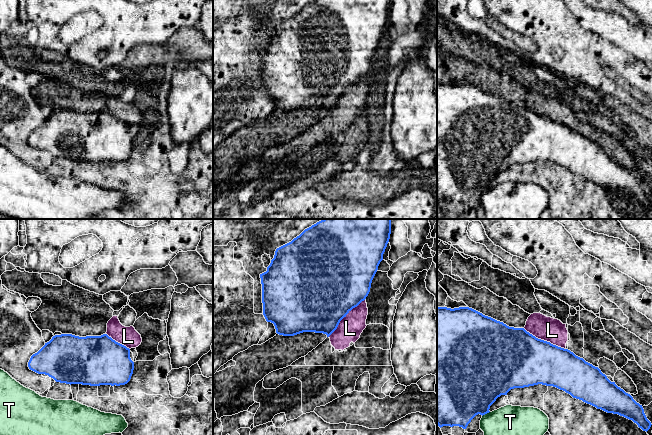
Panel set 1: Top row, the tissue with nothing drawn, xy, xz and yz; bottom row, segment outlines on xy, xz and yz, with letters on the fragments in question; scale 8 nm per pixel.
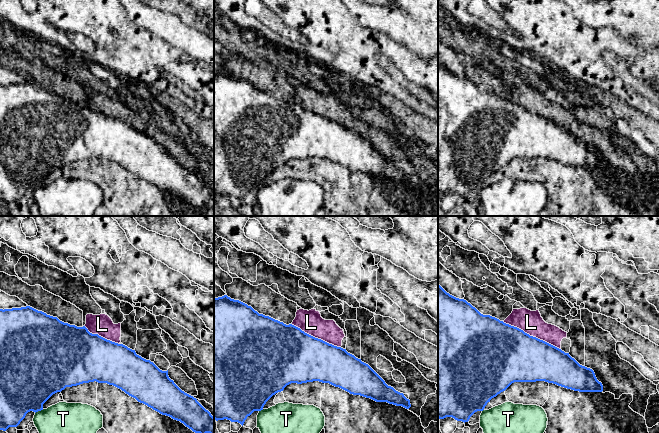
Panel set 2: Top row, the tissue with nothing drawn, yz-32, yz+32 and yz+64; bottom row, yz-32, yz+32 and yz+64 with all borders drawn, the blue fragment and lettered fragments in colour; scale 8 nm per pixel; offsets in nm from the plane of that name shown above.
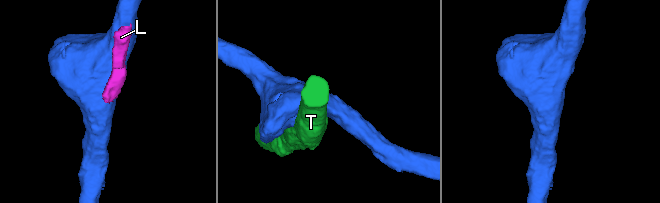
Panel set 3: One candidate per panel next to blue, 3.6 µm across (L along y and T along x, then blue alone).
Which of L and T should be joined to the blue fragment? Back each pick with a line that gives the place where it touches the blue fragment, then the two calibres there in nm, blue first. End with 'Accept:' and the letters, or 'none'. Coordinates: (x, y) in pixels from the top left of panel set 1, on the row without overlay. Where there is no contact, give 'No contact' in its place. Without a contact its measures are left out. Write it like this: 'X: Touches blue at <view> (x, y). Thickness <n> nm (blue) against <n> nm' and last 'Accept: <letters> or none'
Accept: none

